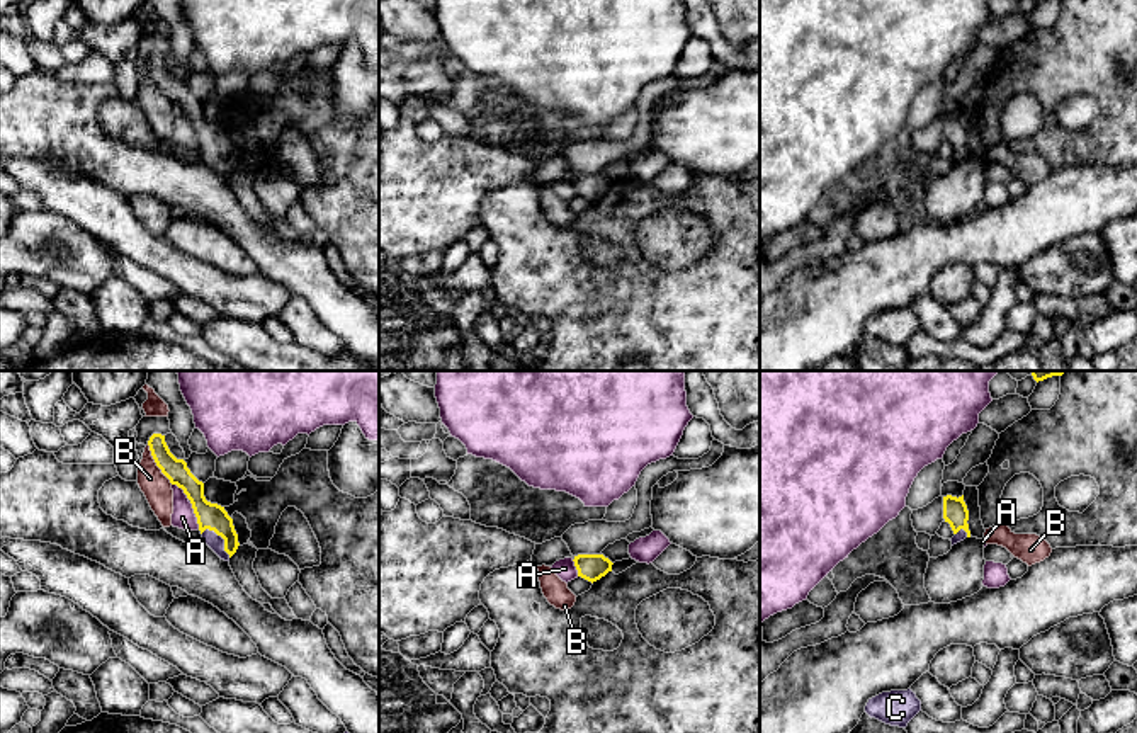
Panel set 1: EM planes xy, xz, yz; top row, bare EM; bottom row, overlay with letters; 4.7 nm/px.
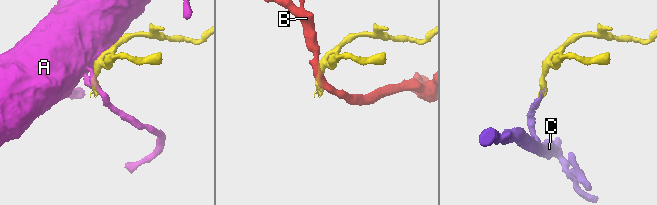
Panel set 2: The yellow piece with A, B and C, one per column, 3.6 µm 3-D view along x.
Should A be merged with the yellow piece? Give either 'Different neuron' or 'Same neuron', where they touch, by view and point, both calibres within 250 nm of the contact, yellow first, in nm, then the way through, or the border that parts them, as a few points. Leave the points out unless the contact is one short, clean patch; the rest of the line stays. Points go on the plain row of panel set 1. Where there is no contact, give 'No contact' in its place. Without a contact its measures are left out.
Different neuron. Touches yellow at xy (196, 135). Thickness 130 nm (yellow) against 110 nm. Boundary: xy (189, 121), (199, 147)

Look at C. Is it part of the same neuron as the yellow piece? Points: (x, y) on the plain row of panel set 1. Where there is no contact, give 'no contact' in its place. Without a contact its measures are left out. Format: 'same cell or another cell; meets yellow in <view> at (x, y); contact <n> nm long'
same cell; meets yellow in xy at (223, 157); contact 180 nm long

